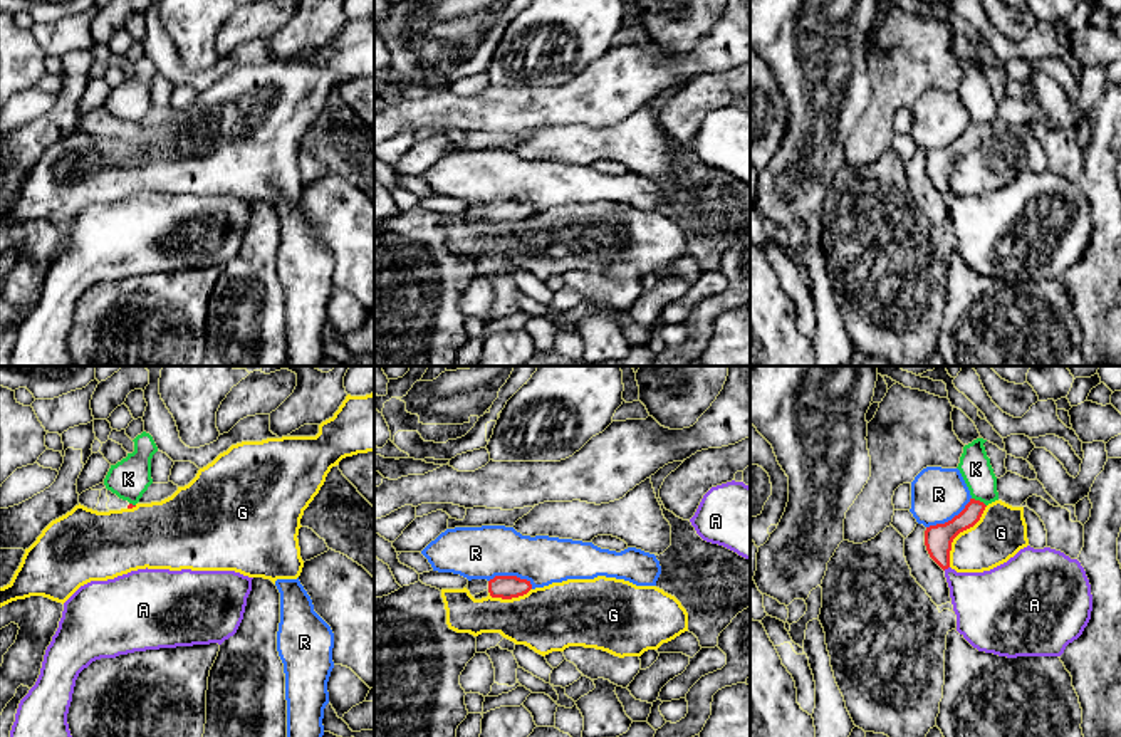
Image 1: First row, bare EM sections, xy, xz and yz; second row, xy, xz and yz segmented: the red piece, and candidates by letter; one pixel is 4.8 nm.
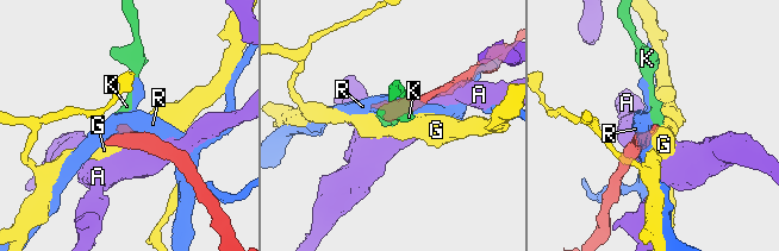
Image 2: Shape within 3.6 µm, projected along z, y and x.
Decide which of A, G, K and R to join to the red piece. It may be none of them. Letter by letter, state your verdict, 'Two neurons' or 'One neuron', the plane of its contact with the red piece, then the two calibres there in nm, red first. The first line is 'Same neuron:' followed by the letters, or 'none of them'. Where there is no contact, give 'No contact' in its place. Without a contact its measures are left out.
Same neuron: none of them
A: Two neurons. Touches red in yz. Thickness 130 nm (red) against 300 nm
G: Two neurons. Touches red in yz. Thickness 130 nm (red) against 240 nm
K: Two neurons. Touches red in yz. Thickness 120 nm (red) against 150 nm
R: Two neurons. Touches red in xz. Thickness 110 nm (red) against 260 nm

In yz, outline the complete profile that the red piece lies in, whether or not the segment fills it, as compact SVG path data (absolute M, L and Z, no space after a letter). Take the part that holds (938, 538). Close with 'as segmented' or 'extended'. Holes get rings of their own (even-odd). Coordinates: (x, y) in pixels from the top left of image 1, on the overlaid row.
M970 499L970 502L965 505L965 509L955 515L952 520L945 524L930 525L925 531L925 546L930 554L930 557L945 571L950 567L950 551L953 539L973 527L983 510L985 504L975 499Z | as segmented

